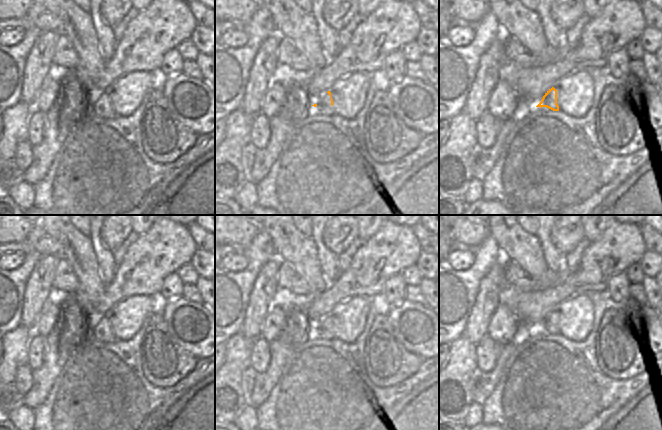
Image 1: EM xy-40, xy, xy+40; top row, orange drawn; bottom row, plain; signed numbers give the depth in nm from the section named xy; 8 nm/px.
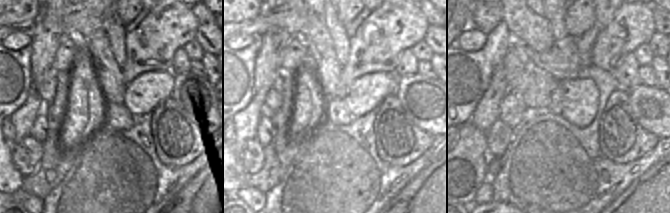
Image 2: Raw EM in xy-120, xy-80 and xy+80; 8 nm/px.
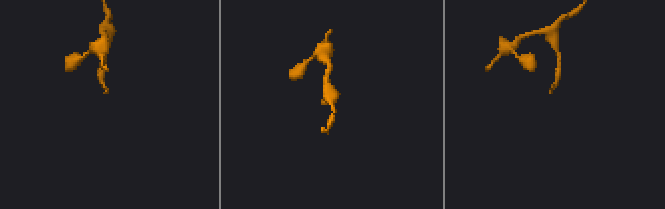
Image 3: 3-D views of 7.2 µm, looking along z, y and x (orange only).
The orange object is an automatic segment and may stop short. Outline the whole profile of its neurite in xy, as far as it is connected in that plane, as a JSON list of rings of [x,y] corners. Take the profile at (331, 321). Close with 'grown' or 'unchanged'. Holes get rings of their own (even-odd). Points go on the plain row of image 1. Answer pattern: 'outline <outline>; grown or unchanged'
outline [[[328,315],[317,322],[317,327],[312,329],[317,332],[317,336],[322,339],[334,339],[333,336],[333,323],[331,316]]]; grown

